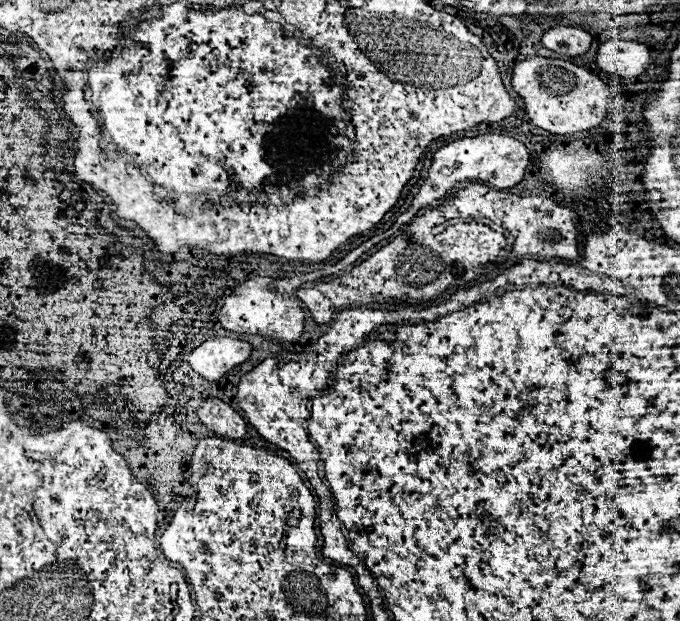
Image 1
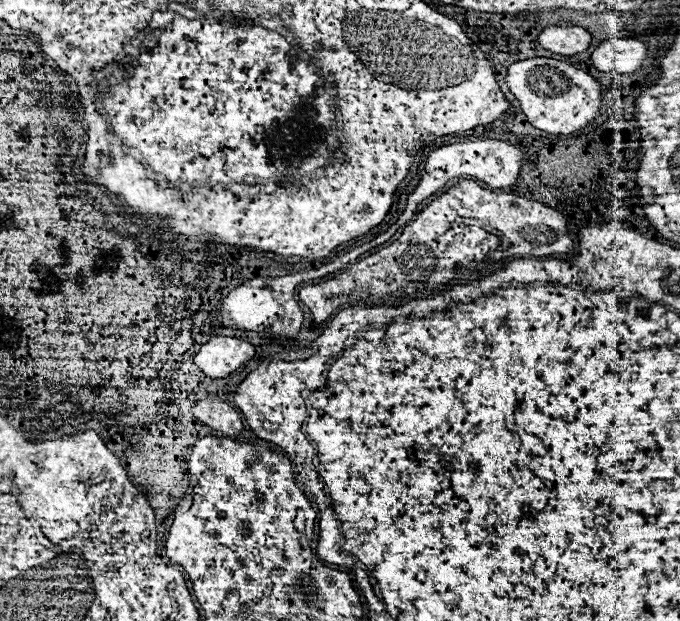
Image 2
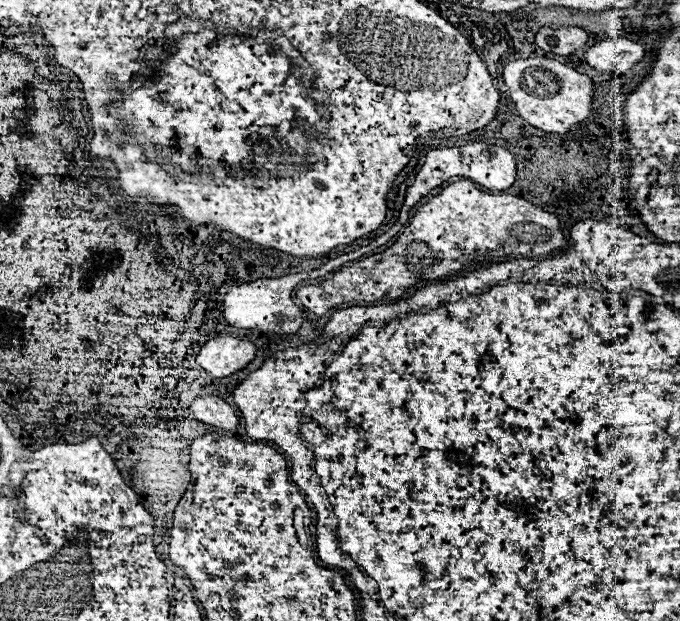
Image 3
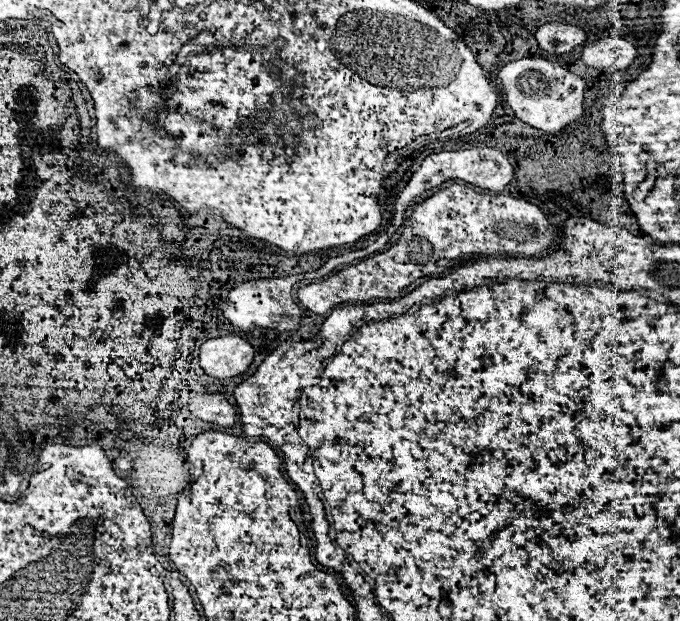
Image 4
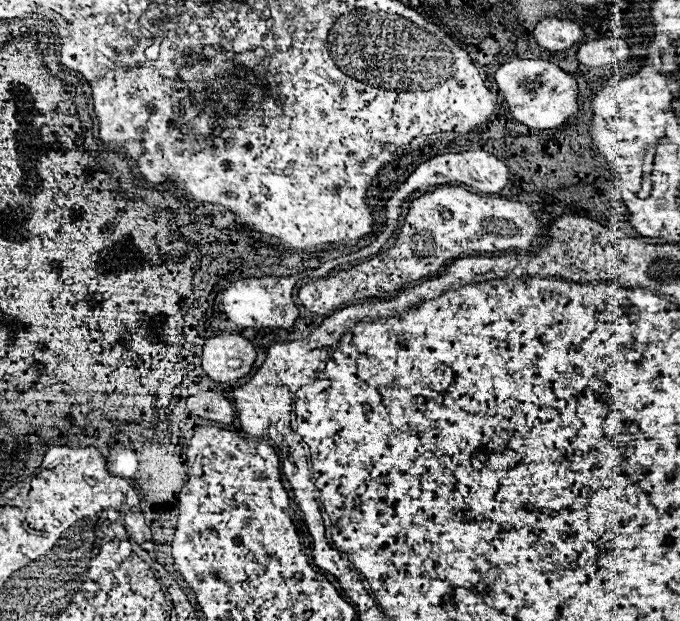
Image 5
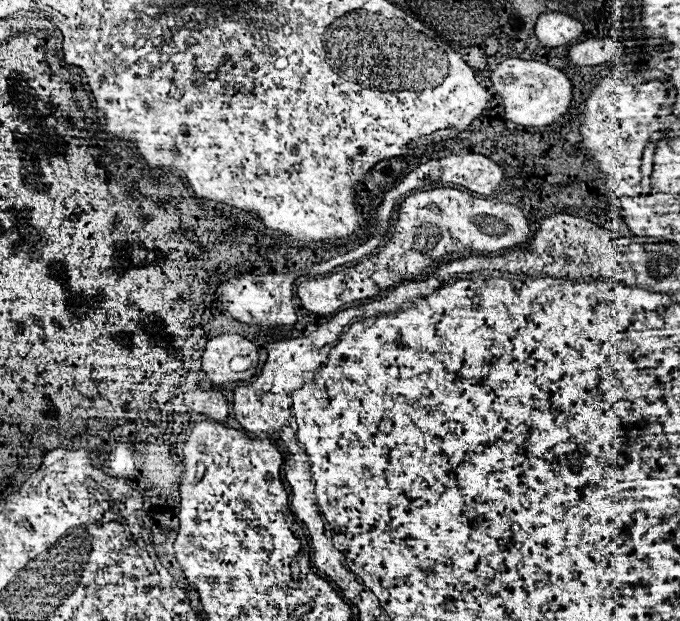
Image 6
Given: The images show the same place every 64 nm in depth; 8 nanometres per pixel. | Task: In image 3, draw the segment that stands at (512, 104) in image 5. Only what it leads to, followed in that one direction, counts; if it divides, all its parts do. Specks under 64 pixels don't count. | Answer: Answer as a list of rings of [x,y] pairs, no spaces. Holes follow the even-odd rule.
[[[544,56],[536,58],[520,58],[504,66],[502,78],[508,86],[512,104],[518,114],[532,126],[544,132],[566,134],[572,126],[586,120],[590,114],[592,102],[592,80],[576,70],[560,64],[556,60],[548,60]]]

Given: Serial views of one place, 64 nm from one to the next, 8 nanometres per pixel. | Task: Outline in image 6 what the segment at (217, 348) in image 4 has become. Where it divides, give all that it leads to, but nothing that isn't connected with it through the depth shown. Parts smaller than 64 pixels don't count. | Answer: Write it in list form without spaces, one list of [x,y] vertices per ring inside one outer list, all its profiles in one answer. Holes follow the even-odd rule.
[[[220,334],[208,340],[202,354],[202,370],[208,374],[208,378],[214,384],[226,384],[226,382],[247,380],[254,376],[258,361],[258,350],[250,340],[238,334]],[[236,356],[248,356],[252,360],[252,368],[242,371],[242,374],[234,372],[230,368],[230,360]]]

